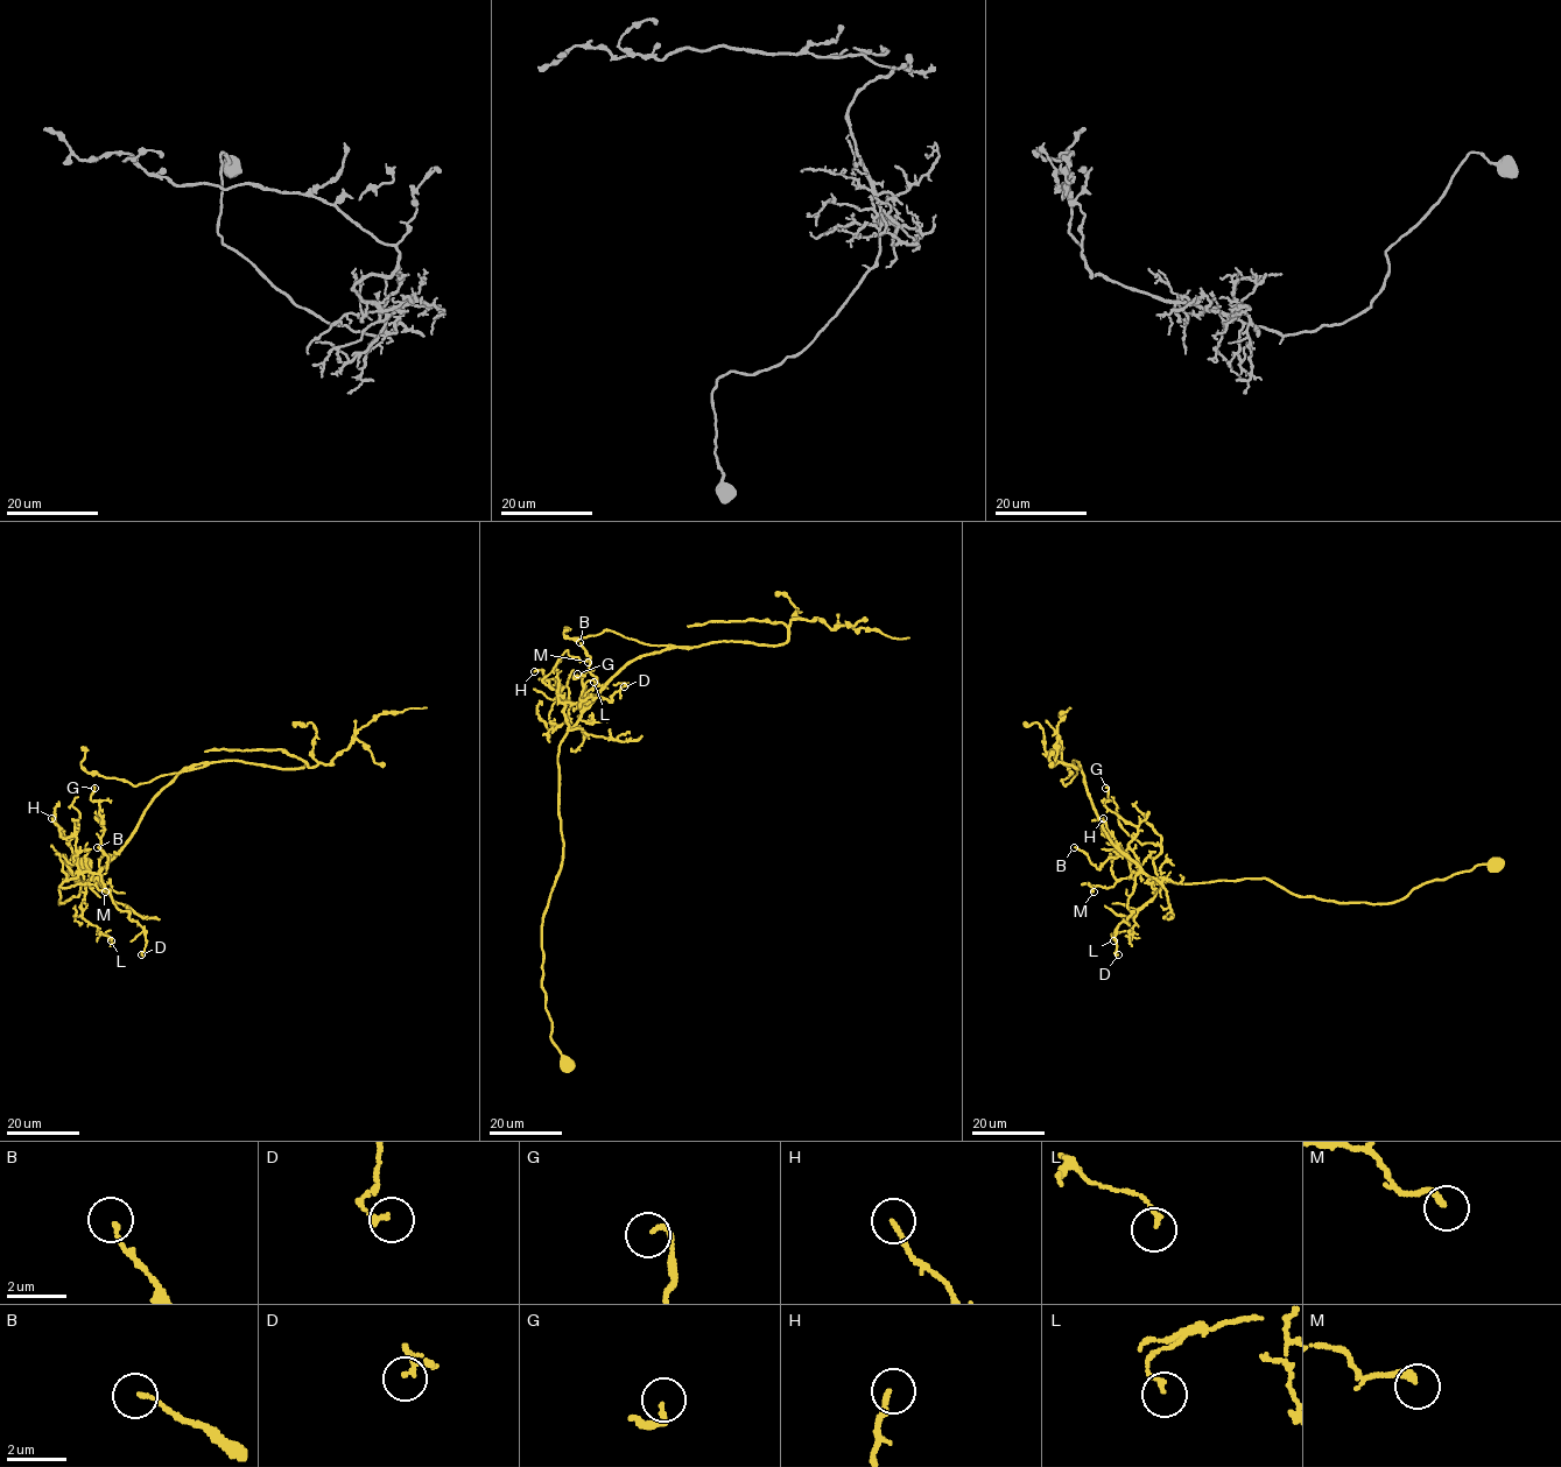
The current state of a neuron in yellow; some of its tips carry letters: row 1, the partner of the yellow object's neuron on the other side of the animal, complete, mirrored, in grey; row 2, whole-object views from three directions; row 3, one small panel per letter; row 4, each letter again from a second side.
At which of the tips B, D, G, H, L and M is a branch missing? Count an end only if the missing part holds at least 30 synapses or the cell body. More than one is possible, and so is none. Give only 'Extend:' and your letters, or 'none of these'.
Extend: none of these

